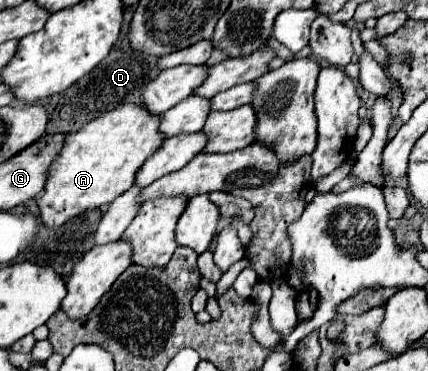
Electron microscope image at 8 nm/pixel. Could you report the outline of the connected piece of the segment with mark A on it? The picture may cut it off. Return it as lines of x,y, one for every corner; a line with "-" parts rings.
125,104
117,110
105,112
97,116
97,120
91,120
85,124
79,132
73,132
65,138
65,144
57,156
57,160
47,170
47,184
43,190
43,196
37,198
37,206
41,212
41,220
47,228
59,228
73,216
99,208
103,204
111,204
117,196
121,196
125,190
129,190
135,182
135,174
141,168
141,164
165,142
165,136
159,132
159,120
161,116
149,114
139,104

